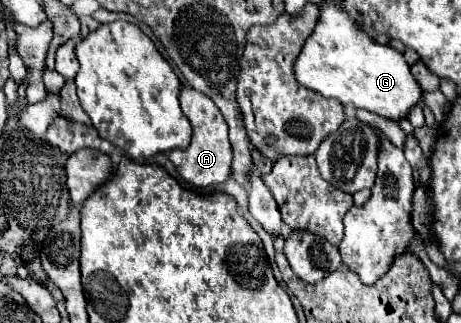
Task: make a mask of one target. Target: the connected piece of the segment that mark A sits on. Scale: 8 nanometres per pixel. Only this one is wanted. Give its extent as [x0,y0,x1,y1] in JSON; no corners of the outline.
[169,86,231,188]

